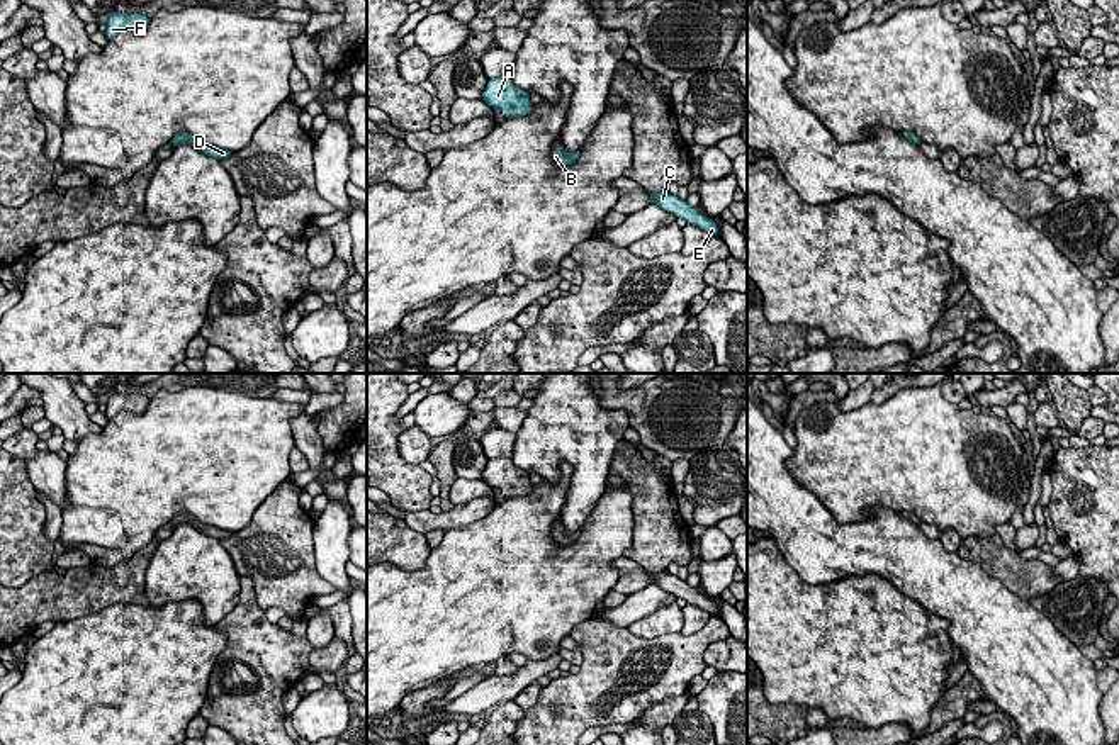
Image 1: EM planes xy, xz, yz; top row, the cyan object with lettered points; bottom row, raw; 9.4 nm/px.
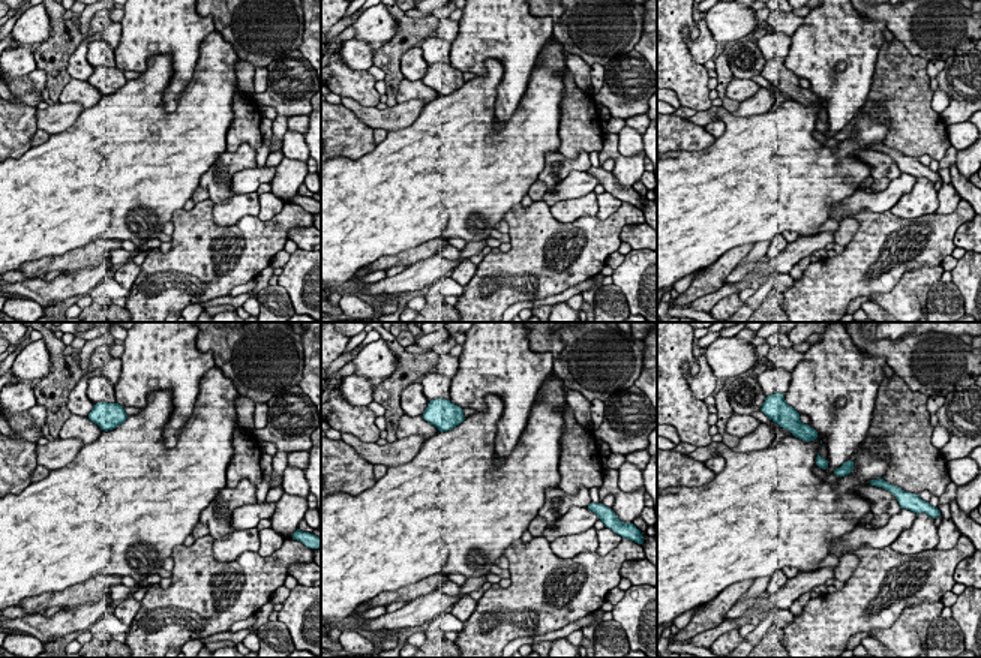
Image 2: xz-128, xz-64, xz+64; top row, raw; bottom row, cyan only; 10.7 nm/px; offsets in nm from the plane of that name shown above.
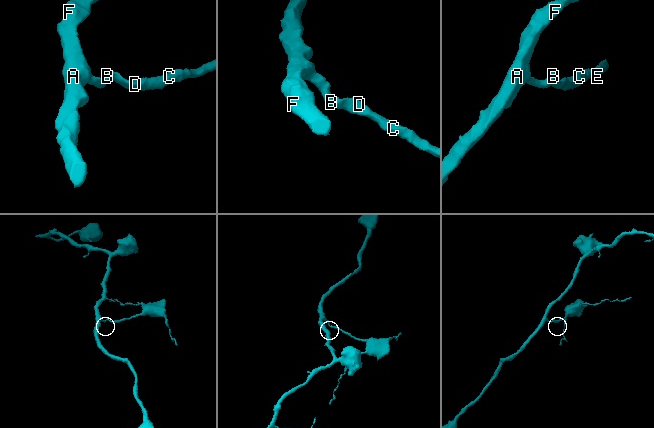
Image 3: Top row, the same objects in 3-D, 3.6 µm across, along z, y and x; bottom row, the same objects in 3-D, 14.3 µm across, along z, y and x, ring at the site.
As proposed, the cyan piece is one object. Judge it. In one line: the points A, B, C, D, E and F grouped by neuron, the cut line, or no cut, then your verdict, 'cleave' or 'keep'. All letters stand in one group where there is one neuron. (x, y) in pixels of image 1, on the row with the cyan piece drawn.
A B C D E F; no cut; keep

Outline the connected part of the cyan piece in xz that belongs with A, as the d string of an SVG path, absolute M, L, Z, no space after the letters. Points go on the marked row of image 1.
M508 76L489 80L482 100L489 107L499 109L508 119L528 115L533 110L530 93L516 87Z

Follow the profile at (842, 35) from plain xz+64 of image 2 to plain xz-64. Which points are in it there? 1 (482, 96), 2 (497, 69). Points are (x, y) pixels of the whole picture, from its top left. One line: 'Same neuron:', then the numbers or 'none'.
Same neuron: none

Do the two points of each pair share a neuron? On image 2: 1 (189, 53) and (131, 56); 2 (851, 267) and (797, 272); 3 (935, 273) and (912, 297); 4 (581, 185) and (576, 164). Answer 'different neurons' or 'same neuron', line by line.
1: same neuron
2: different neurons
3: same neuron
4: different neurons

